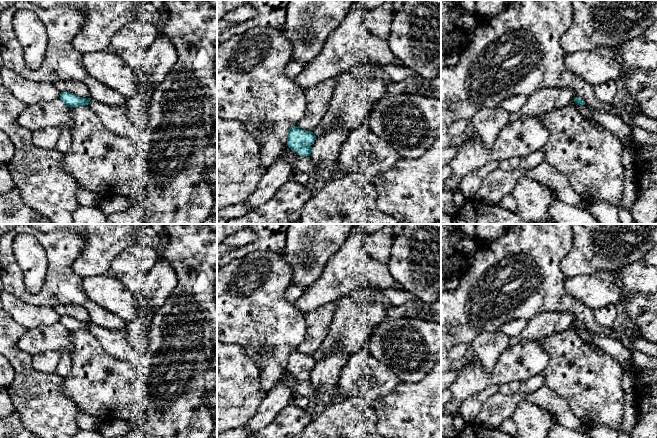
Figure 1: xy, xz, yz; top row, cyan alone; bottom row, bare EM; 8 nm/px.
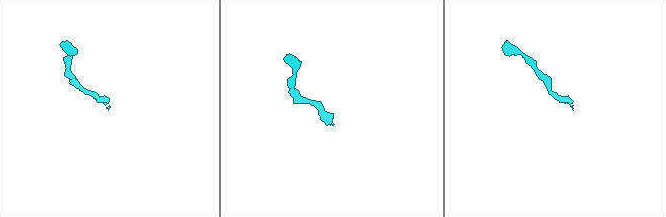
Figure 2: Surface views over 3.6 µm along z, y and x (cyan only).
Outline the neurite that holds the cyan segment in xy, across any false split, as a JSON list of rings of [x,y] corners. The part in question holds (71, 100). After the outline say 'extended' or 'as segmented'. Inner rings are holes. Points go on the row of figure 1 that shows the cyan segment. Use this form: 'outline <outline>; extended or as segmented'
outline [[[61,92],[59,98],[70,108],[81,105],[88,105],[91,100],[91,98],[81,98],[69,92]]]; as segmented

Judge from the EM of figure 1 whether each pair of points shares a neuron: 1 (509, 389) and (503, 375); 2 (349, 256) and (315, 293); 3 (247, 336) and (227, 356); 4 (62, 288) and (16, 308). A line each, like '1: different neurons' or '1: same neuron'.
1: different neurons
2: same neuron
3: different neurons
4: different neurons

